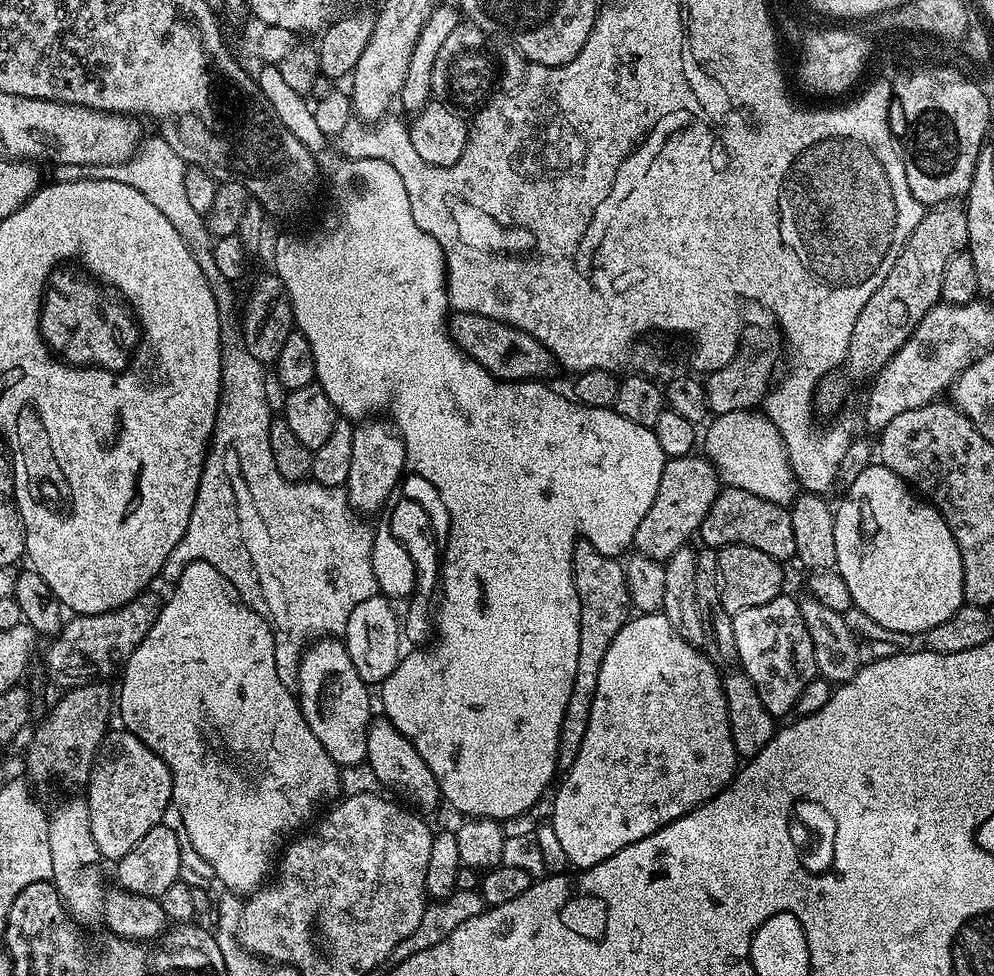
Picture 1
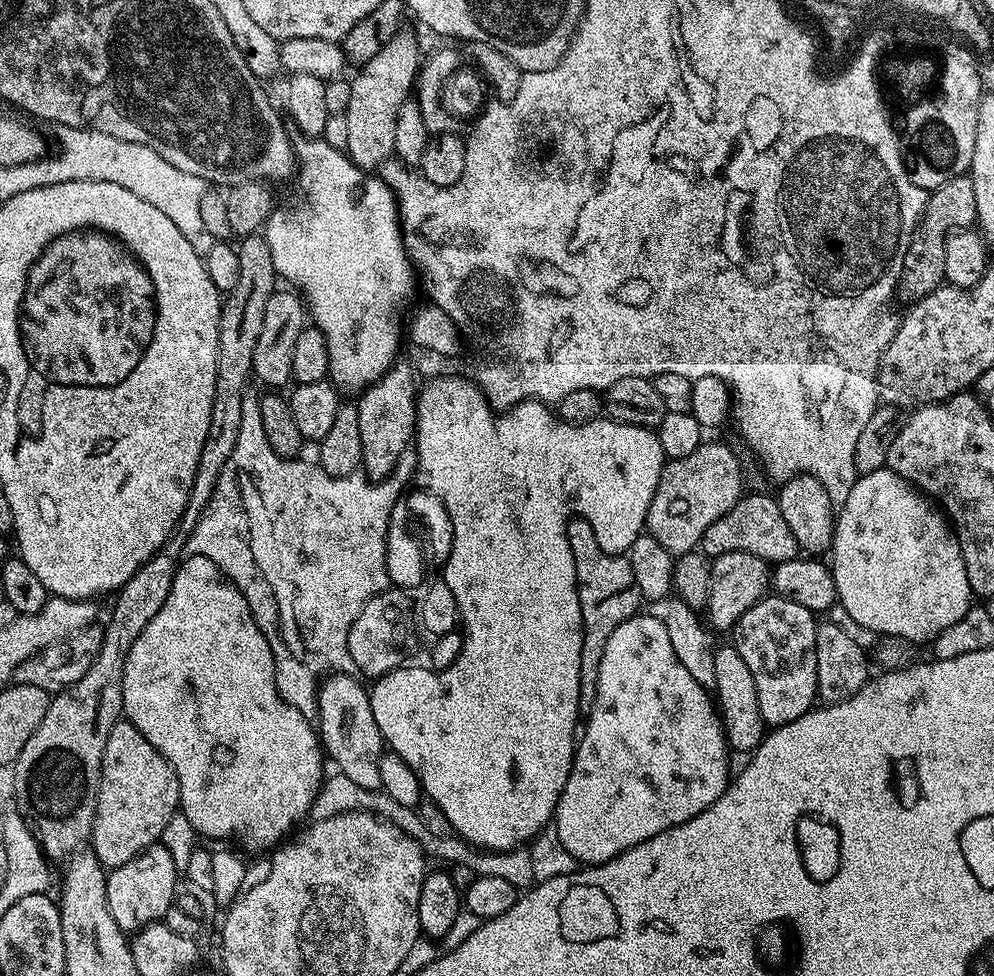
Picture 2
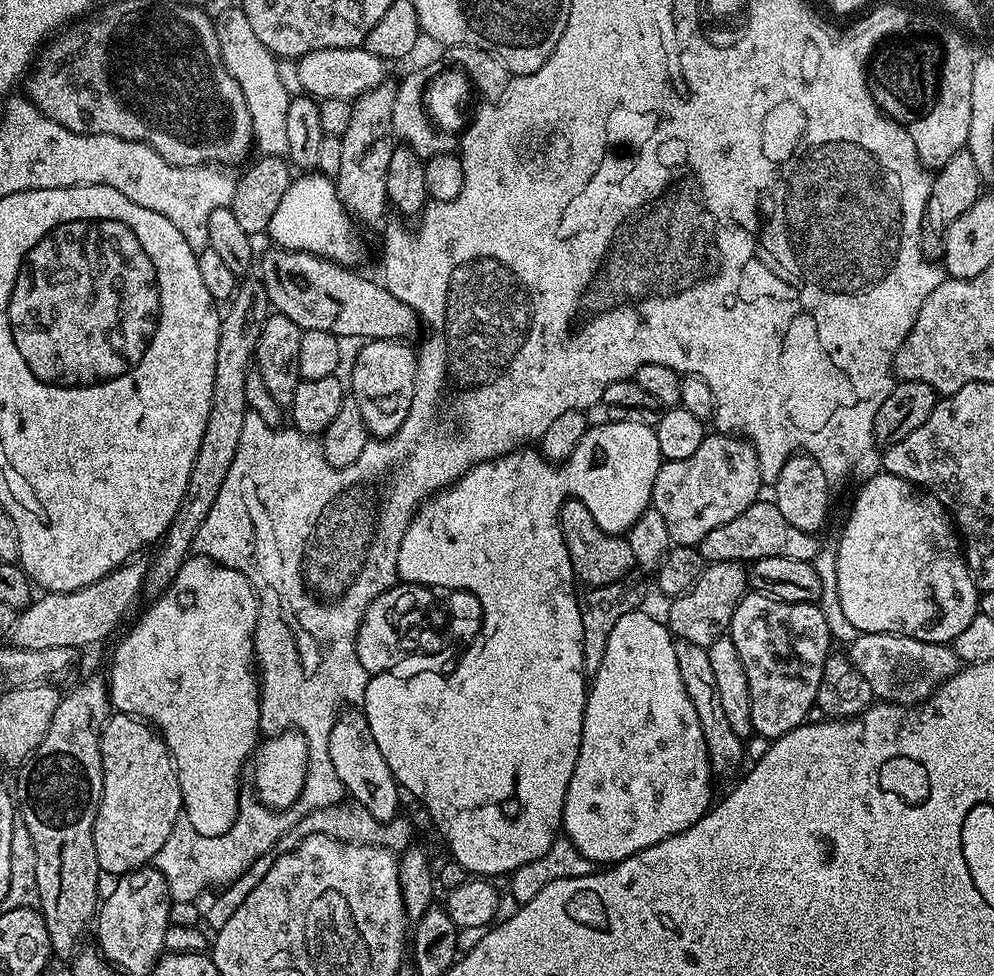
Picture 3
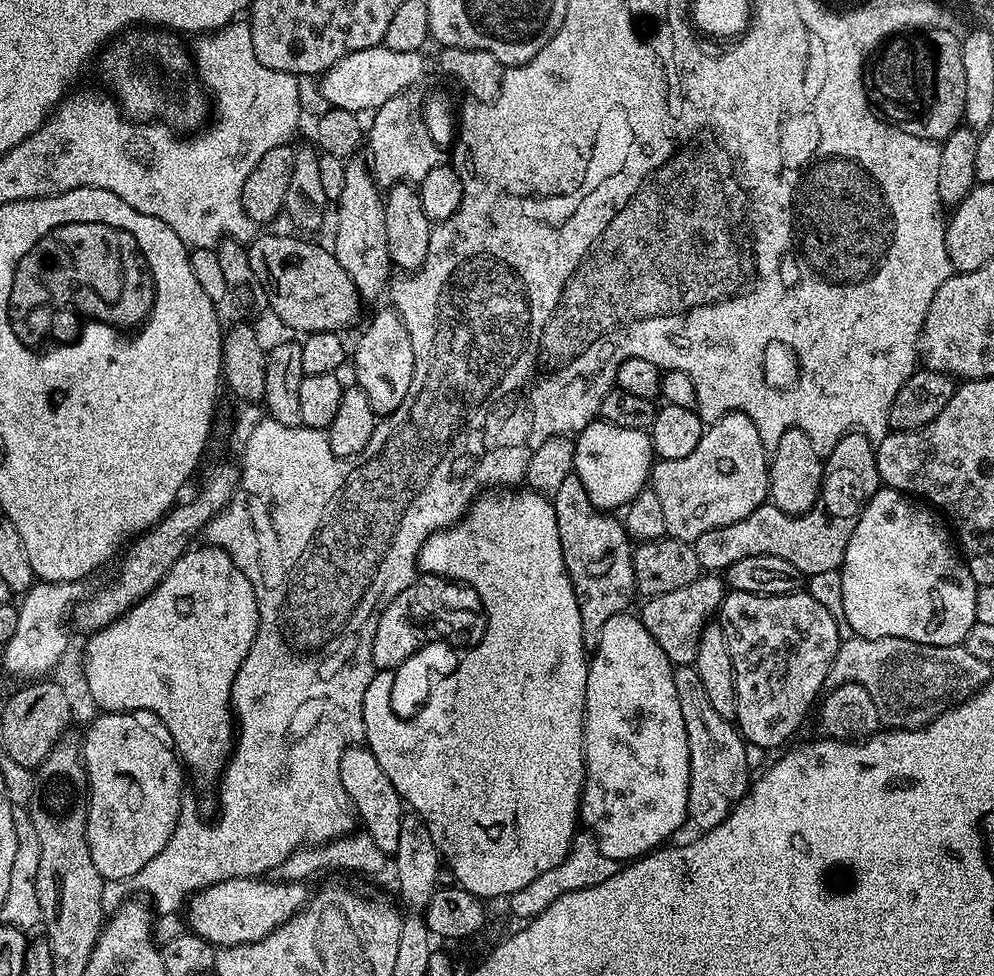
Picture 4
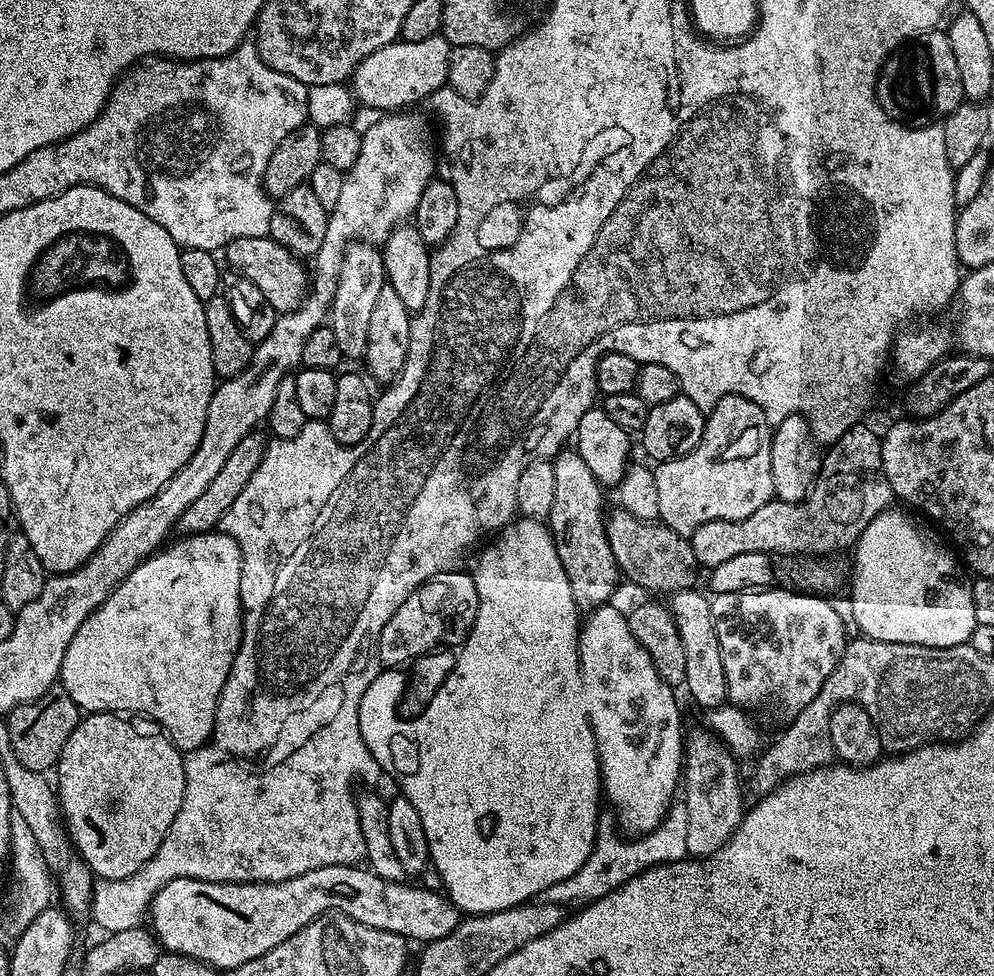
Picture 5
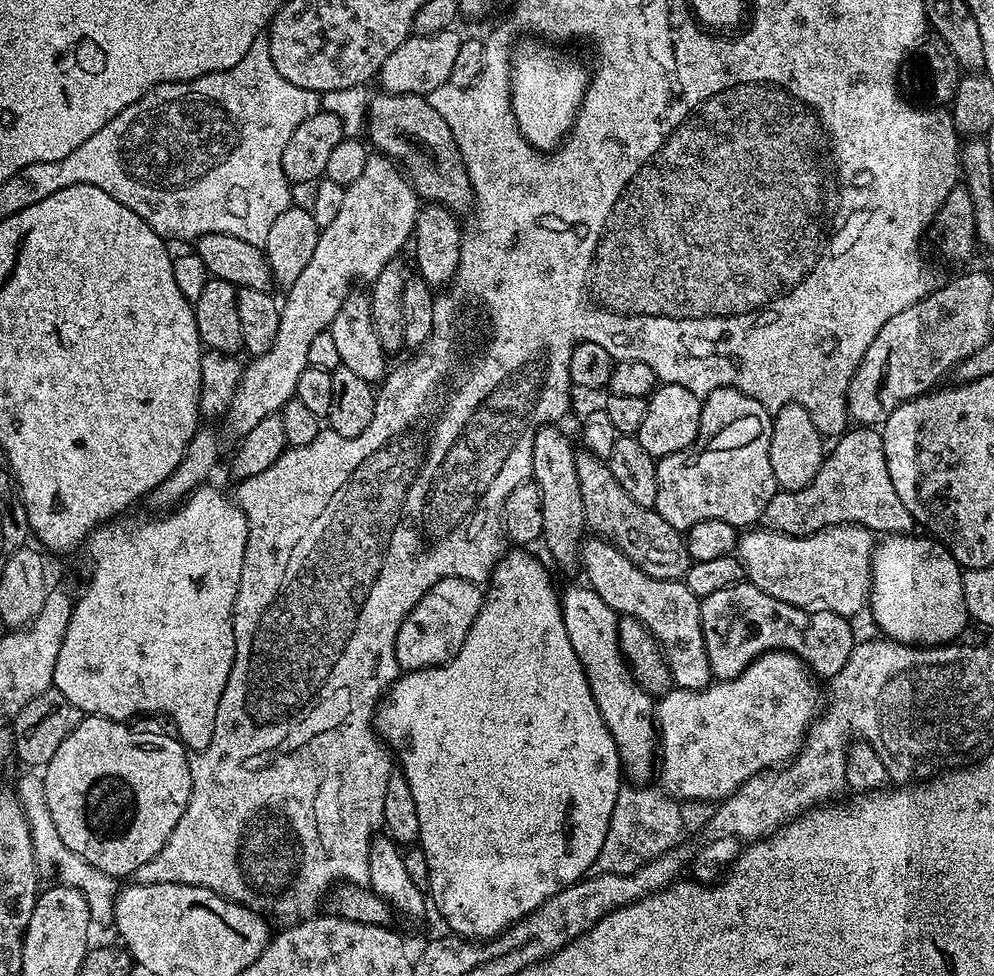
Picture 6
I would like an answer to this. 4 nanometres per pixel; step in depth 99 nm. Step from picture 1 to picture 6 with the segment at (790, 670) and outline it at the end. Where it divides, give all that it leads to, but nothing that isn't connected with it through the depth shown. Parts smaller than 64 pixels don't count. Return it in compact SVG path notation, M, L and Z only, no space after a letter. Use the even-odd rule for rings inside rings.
M747 582L731 584L726 586L726 590L717 590L715 594L703 597L700 602L700 618L706 658L716 680L738 678L738 674L742 674L742 670L746 670L746 666L750 666L750 662L763 652L792 652L799 660L803 660L817 677L831 678L838 674L838 670L842 670L842 666L846 666L846 658L850 658L854 643L852 628L848 625L851 624L849 617L833 612L808 612L804 608L795 608L778 598L770 598L770 594Z

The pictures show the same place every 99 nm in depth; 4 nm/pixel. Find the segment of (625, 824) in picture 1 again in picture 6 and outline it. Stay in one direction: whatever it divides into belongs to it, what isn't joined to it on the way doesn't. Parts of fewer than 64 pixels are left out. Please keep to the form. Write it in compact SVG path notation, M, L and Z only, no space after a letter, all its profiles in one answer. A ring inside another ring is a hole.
M590 587L563 589L560 601L562 618L566 624L566 634L570 634L570 646L574 646L574 654L578 654L578 662L588 679L594 702L606 722L606 726L620 755L620 767L632 782L648 782L654 776L654 765L658 760L658 729L654 715L654 700L647 692L638 687L632 678L632 669L624 659L620 643L618 642L618 614Z

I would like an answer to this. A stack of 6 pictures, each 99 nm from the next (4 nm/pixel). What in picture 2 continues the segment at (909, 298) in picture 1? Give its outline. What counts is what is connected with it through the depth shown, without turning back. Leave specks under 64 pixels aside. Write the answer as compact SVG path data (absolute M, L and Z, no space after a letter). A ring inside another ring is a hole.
M967 174L950 178L950 182L942 182L942 186L931 189L924 206L924 214L916 223L912 241L906 250L899 291L912 296L911 298L919 298L941 287L945 283L946 242L949 236L954 232L971 229L975 222L974 186Z

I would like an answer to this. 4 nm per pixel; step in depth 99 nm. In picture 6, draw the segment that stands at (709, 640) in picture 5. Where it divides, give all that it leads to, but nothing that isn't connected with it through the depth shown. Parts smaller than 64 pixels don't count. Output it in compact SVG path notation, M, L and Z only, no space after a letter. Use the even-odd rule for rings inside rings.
M588 538L581 543L579 567L582 572L584 568L584 576L588 579L585 580L587 587L592 588L598 594L598 598L606 602L606 606L613 608L620 616L632 616L635 620L642 622L644 629L656 641L658 651L664 655L675 687L697 692L699 688L706 688L713 683L714 677L710 670L710 662L706 658L706 644L702 638L701 597L692 593L684 580L650 578L650 574L638 570L638 566L634 566L634 562L630 562L630 558L623 556L613 544L599 538Z

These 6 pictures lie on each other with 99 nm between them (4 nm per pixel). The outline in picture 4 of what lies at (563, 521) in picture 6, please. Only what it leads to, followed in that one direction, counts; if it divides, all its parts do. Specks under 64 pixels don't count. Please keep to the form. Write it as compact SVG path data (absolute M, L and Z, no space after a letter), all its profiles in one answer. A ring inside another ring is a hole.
M573 474L562 481L562 486L551 493L554 514L558 522L558 542L562 546L562 558L572 583L582 618L582 634L585 649L594 650L602 626L619 612L628 612L632 596L637 595L634 566L632 565L633 541L619 519L590 502L586 486Z

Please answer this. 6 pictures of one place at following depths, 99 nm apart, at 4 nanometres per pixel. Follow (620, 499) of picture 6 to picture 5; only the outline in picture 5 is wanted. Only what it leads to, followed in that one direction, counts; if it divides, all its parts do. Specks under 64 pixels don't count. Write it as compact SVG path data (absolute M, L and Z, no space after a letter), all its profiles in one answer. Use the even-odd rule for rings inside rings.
M616 506L607 513L604 529L614 554L616 567L620 569L623 579L645 588L648 592L665 592L671 594L687 588L696 588L696 572L701 571L700 563L694 558L692 541L687 536L670 530L662 522L639 520L634 514L625 512Z

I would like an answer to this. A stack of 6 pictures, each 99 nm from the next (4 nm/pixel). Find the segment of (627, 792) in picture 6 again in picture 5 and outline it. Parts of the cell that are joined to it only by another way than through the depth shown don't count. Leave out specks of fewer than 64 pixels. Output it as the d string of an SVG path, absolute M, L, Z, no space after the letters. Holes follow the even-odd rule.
M682 800L673 801L662 823L654 831L631 838L624 837L620 833L614 812L601 811L596 824L596 845L592 848L590 857L586 858L586 862L582 864L582 870L576 871L570 878L548 887L542 893L543 901L547 904L561 906L568 906L570 902L592 903L594 900L612 893L618 886L624 885L630 878L636 877L647 869L685 859L688 856L687 827L688 814Z

